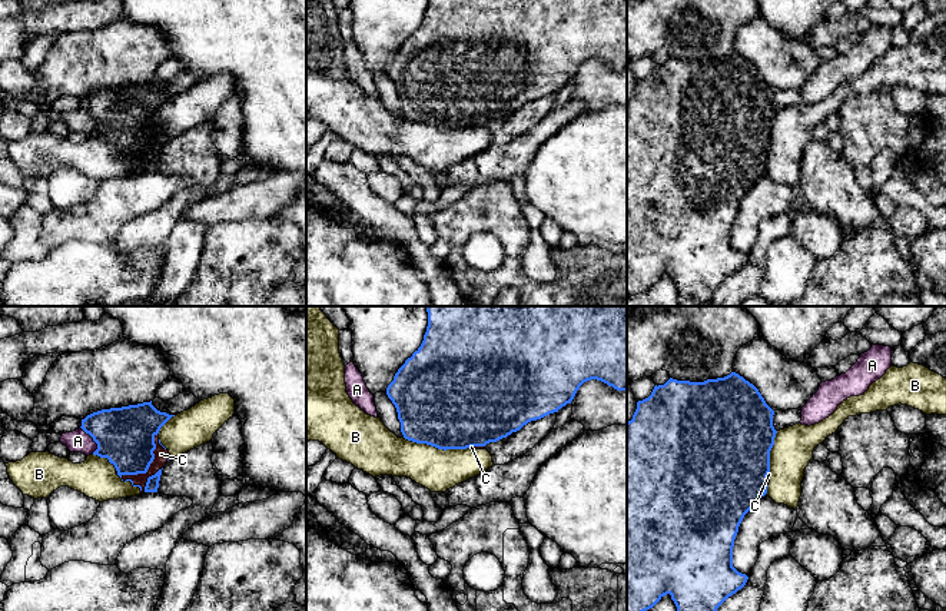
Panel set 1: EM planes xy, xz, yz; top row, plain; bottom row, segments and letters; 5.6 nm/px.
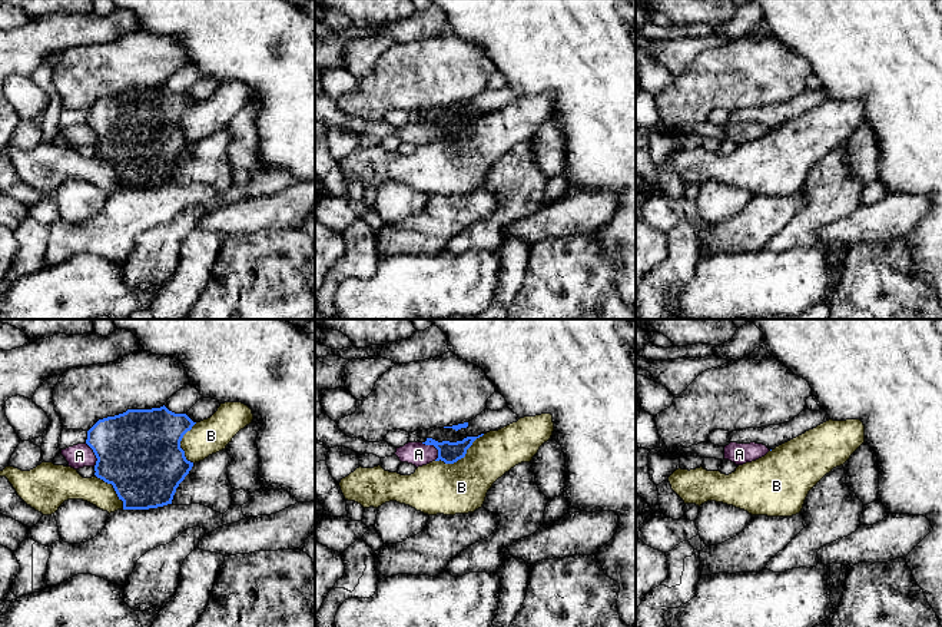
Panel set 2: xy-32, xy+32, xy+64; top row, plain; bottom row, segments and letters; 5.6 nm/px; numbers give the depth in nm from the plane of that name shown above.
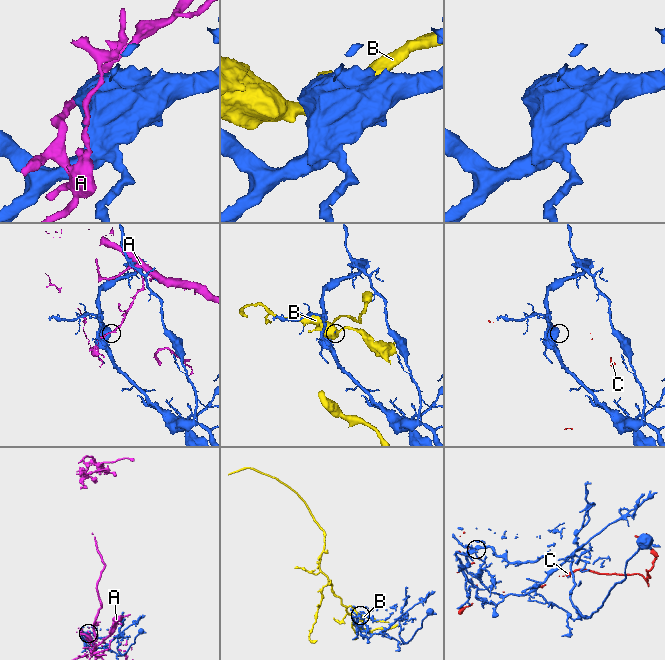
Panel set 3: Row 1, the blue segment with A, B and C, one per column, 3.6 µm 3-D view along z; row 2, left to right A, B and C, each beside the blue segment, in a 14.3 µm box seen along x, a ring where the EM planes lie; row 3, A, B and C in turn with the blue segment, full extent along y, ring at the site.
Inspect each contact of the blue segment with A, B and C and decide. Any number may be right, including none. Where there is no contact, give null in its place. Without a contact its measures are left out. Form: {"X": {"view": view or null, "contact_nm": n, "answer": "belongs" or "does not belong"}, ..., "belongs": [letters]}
{"A": {"view": "xy", "contact_nm": 170, "answer": "does not belong"}, "B": {"view": "xz", "contact_nm": 380, "answer": "does not belong"}, "C": {"view": "xy", "contact_nm": 340, "answer": "does not belong"}, "belongs": []}

